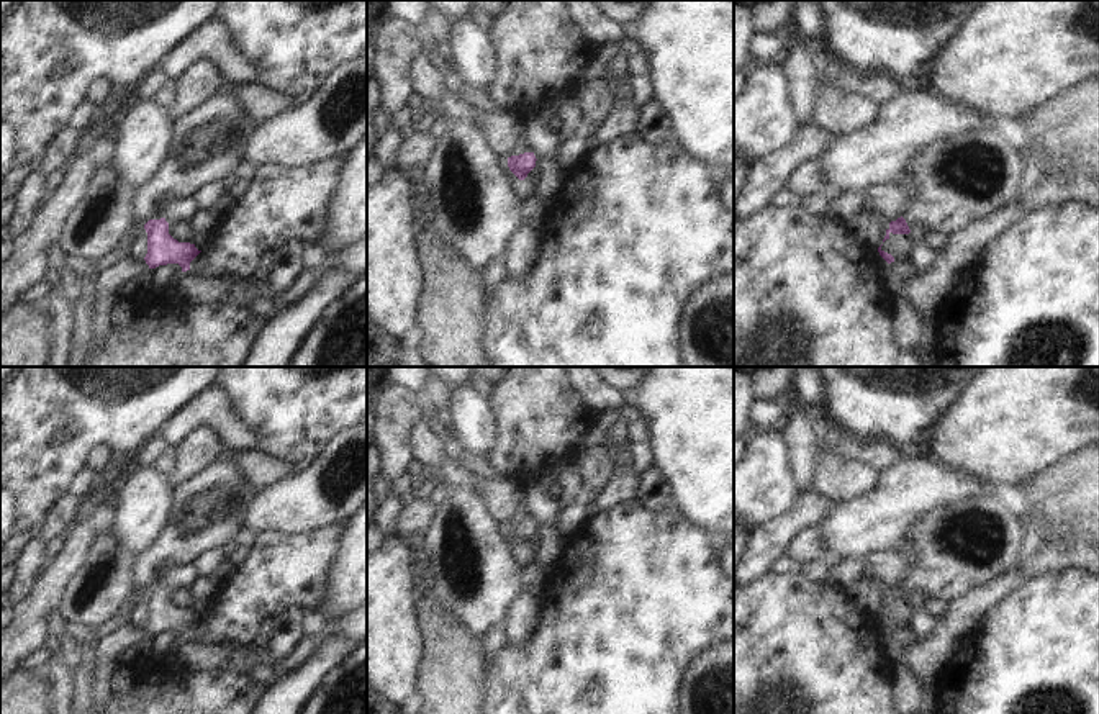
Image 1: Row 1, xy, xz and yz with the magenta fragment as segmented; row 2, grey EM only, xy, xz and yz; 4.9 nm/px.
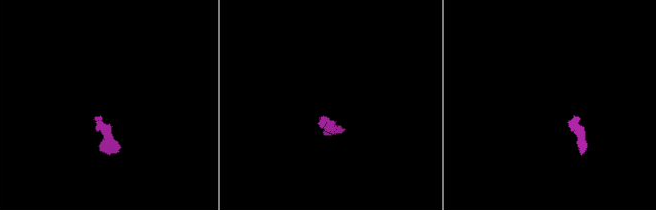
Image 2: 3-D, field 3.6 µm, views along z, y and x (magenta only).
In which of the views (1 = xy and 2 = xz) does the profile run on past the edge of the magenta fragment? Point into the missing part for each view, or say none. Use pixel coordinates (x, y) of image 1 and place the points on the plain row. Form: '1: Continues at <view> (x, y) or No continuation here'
1: Continues at xy (207, 511)
2: No continuation here

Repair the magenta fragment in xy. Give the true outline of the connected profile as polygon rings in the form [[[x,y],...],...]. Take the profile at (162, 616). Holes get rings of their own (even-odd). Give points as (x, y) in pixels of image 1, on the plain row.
[[[216,460],[206,470],[193,478],[174,486],[172,517],[152,540],[152,544],[138,554],[133,567],[134,590],[144,593],[147,599],[147,621],[142,627],[133,627],[131,622],[120,627],[111,635],[97,642],[95,671],[92,681],[92,714],[102,714],[111,691],[111,673],[120,653],[149,640],[167,630],[179,630],[182,639],[190,637],[190,629],[201,619],[190,609],[179,609],[169,601],[169,590],[162,585],[162,576],[175,567],[190,567],[192,562],[211,547],[223,547],[242,527],[242,514],[256,490],[249,486],[241,472],[231,462]]]

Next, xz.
[[[524,519],[508,524],[508,534],[519,547],[524,547],[527,540],[536,534],[536,527],[537,526],[534,519]]]

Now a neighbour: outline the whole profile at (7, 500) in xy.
[[[0,490],[0,549],[13,532],[16,499],[11,491]]]

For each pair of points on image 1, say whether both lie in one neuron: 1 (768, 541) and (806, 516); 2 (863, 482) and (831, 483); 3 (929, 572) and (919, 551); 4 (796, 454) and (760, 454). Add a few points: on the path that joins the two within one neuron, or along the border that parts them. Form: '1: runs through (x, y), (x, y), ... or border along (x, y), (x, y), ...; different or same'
1: runs through (778, 533), (796, 519); same
2: runs through (855, 482), (839, 482); same
3: runs through (929, 567), (929, 560), (924, 555); same
4: border along (780, 428), (785, 438), (788, 464), (800, 490); different

